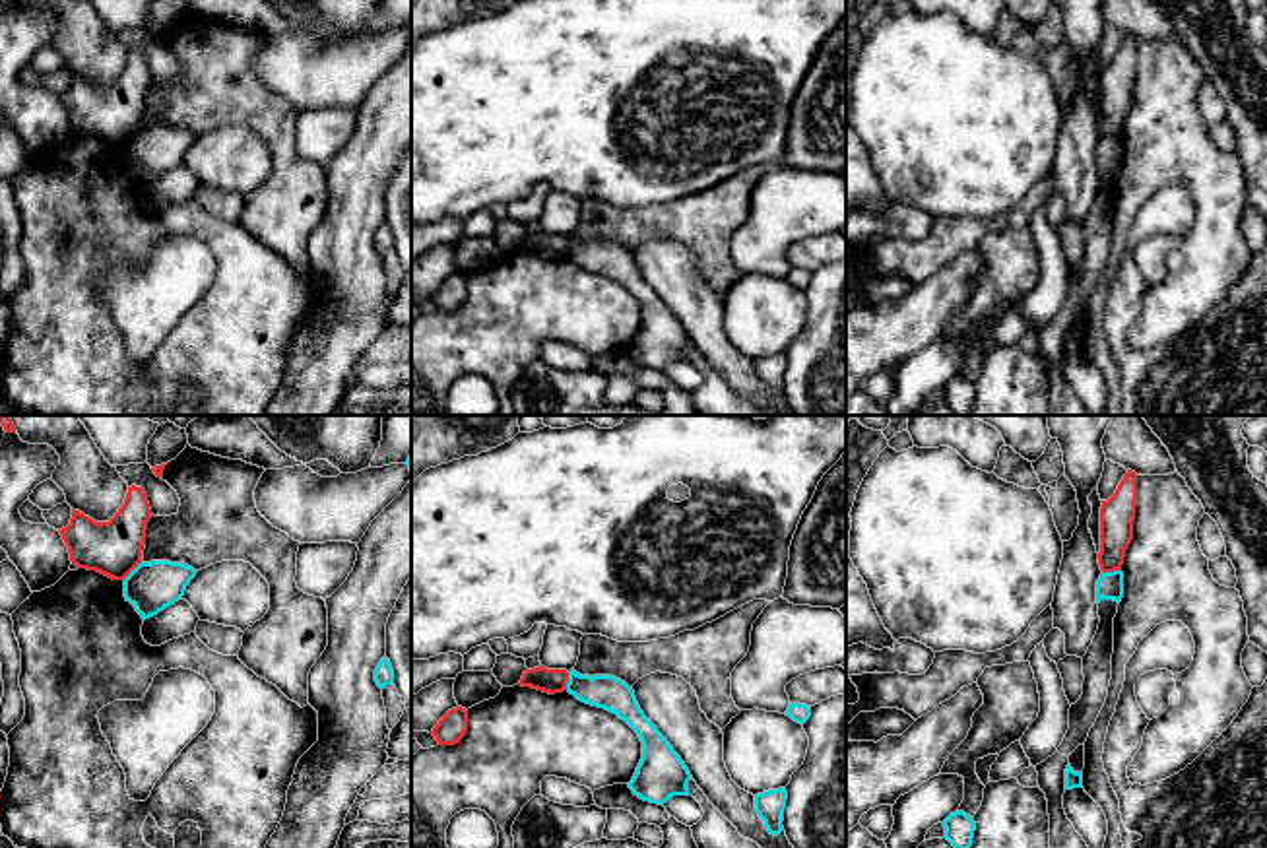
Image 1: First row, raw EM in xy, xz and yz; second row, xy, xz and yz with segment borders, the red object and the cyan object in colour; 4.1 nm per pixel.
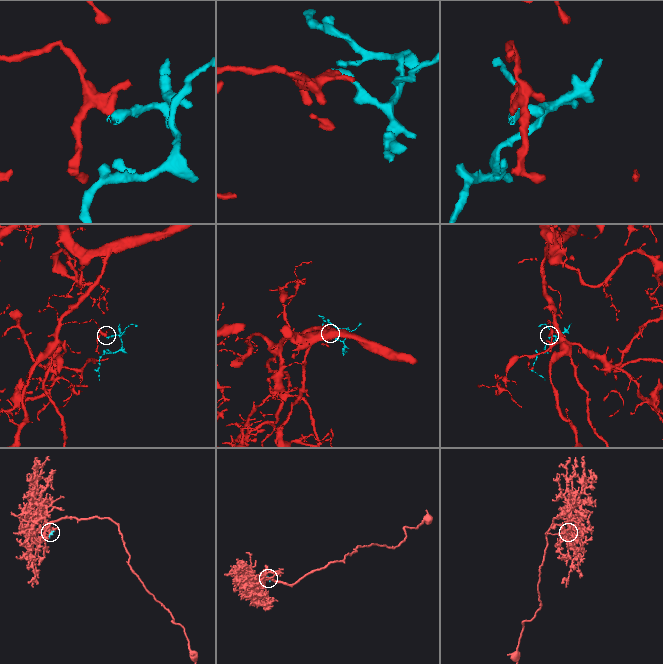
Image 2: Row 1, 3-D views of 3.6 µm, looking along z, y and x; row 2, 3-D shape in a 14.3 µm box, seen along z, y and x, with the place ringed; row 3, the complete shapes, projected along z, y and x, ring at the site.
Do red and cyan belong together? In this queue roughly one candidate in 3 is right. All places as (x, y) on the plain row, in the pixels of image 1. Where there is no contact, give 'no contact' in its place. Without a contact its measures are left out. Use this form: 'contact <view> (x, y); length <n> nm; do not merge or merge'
contact xz (567, 247); length 80 nm; do not merge

